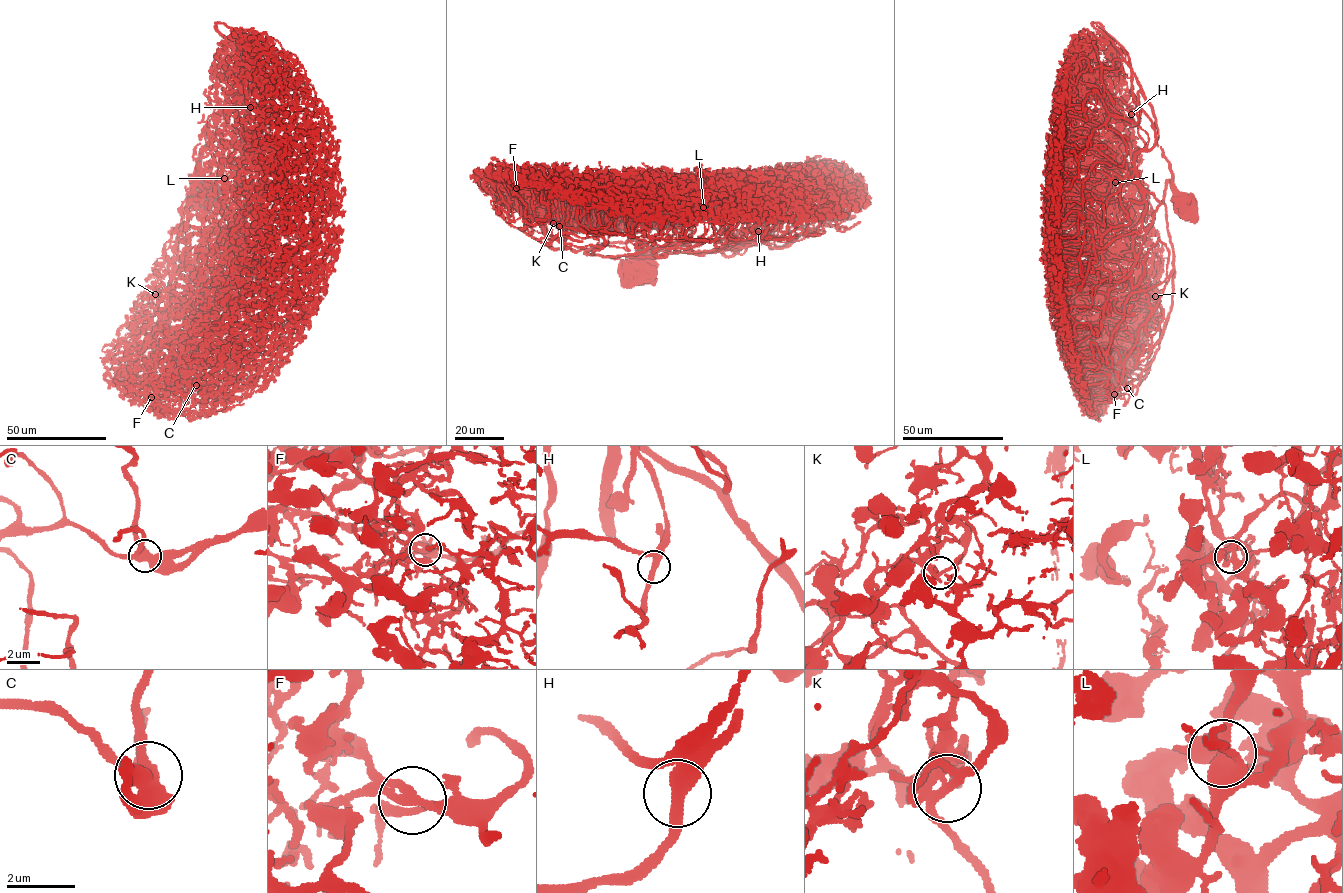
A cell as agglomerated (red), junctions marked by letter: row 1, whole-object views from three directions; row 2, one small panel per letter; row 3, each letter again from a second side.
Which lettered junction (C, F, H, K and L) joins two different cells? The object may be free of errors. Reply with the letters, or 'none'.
none

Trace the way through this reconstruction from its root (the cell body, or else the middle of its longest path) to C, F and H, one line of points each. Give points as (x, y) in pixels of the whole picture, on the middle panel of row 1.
C: (643, 265), (646, 245), (634, 241), (576, 252), (554, 250), (520, 230), (540, 221), (559, 226)
F: (643, 265), (646, 245), (634, 241), (554, 250), (521, 231), (534, 224), (516, 188)
H: (643, 265), (646, 244), (641, 244), (697, 254), (744, 245), (723, 249), (727, 257), (762, 234), (758, 231)

